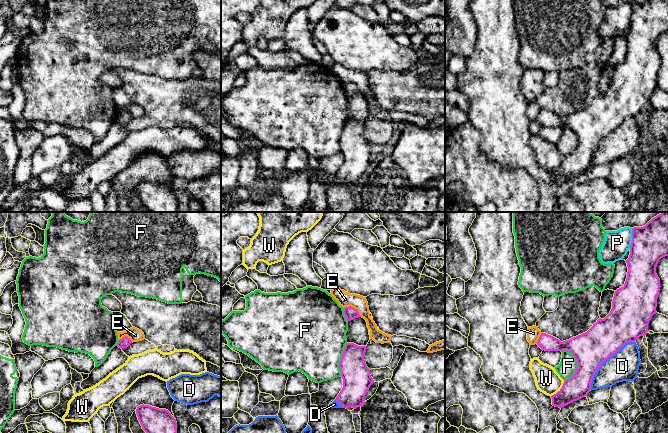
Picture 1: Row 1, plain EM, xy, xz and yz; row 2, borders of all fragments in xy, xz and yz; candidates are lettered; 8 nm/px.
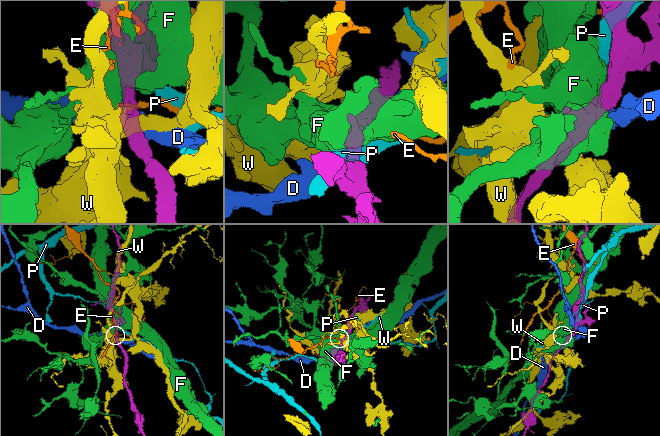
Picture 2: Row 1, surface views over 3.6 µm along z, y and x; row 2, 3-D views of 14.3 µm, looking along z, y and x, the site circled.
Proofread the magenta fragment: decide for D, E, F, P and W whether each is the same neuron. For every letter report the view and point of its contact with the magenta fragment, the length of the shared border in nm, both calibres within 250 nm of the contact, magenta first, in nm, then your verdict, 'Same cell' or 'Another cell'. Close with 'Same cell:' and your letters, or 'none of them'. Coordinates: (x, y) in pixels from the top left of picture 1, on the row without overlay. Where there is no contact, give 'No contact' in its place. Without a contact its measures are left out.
D: Touches magenta at yz (605, 136). Shared border 550 nm. Thickness 280 nm (magenta) against 240 nm. Another cell
E: Touches magenta at xz (354, 84). Shared border 160 nm. Thickness 100 nm (magenta) against 120 nm. Another cell
F: Touches magenta at yz (578, 141). Shared border 260 nm. Thickness 280 nm (magenta) against 150 nm. Another cell
P: Touches magenta at yz (632, 14). Shared border 170 nm. Thickness 300 nm (magenta) against 200 nm. Another cell
W: Touches magenta at yz (560, 165). Shared border 170 nm. Thickness 190 nm (magenta) against 200 nm. Another cell
Same cell: none of them

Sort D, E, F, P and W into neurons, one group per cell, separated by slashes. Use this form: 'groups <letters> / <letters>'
groups D / E / F / P / W

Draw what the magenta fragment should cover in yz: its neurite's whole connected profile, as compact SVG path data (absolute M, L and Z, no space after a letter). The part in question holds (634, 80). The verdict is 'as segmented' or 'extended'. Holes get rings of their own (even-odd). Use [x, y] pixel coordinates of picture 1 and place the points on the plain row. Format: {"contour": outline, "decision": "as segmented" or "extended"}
{"contour": "M646 0L632 4L630 31L626 36L628 48L625 60L617 65L612 77L612 85L604 94L585 109L561 118L559 115L541 109L537 121L545 127L569 127L577 136L578 144L574 152L564 156L562 164L552 174L552 181L562 184L585 172L591 166L593 152L600 141L619 127L626 119L635 118L648 108L648 100L656 90L657 74L660 67L660 55L656 50L659 36L668 32L668 0Z", "decision": "as segmented"}

